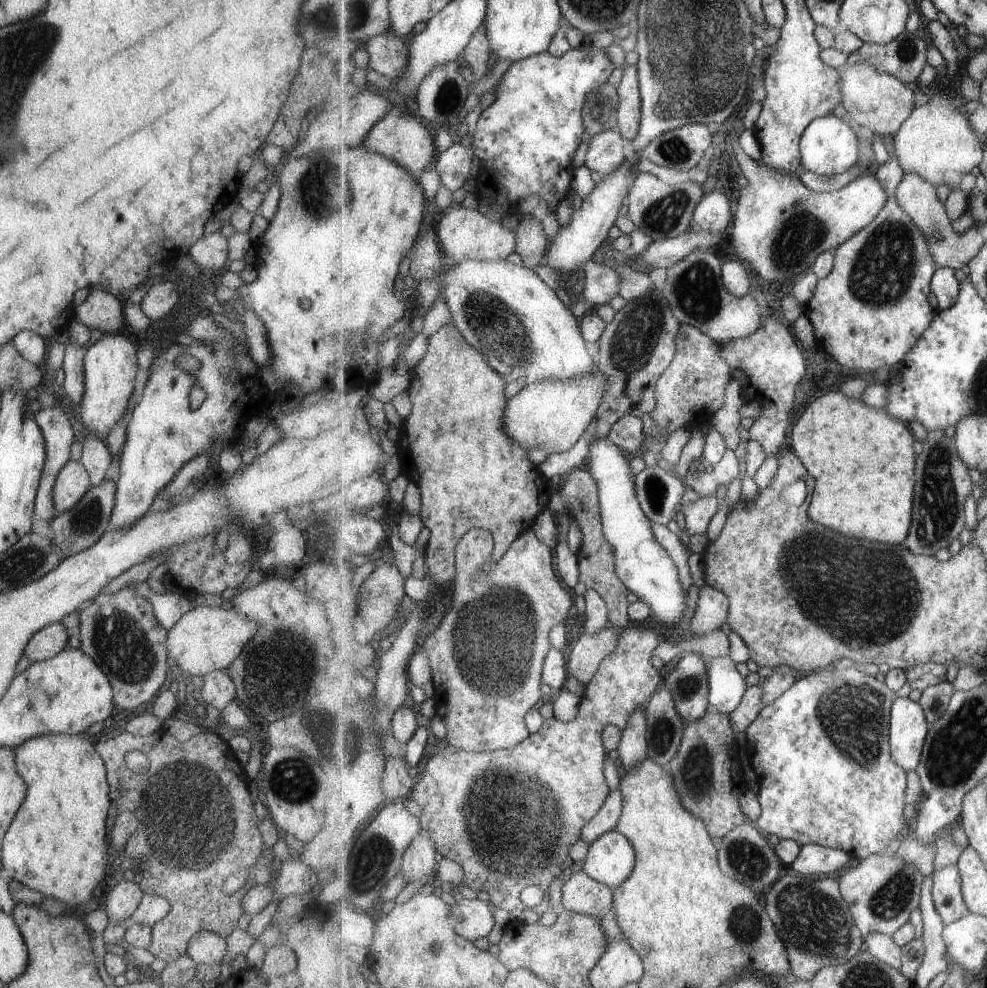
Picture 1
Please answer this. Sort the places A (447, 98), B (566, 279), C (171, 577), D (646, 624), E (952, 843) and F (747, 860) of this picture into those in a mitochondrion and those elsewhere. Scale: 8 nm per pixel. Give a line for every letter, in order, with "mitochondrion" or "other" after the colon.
A: mitochondrion
B: other
C: other
D: other
E: mitochondrion
F: mitochondrion

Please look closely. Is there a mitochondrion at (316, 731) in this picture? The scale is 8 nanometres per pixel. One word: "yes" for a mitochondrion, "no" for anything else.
yes

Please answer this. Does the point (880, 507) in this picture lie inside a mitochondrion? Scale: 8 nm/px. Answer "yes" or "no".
no

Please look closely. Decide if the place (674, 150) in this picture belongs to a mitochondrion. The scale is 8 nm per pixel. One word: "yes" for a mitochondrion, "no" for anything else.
yes

